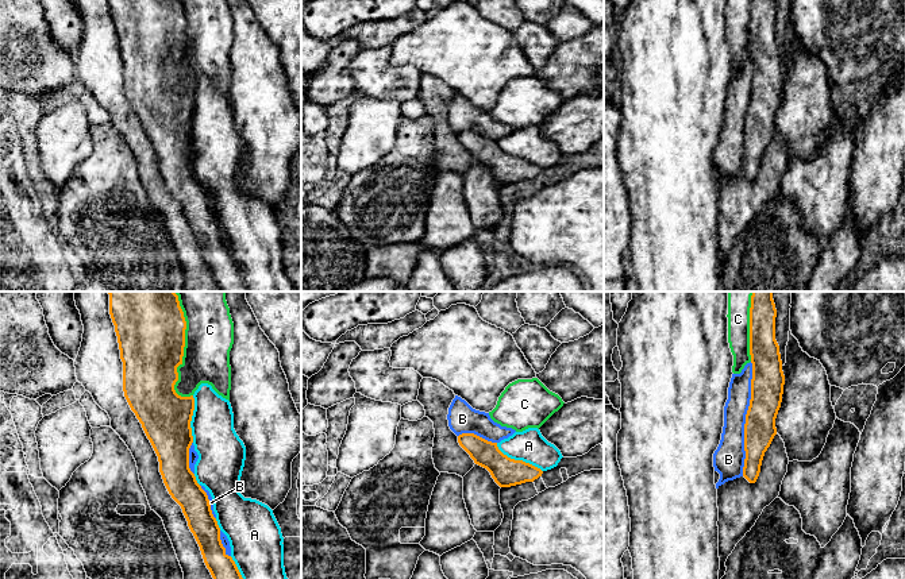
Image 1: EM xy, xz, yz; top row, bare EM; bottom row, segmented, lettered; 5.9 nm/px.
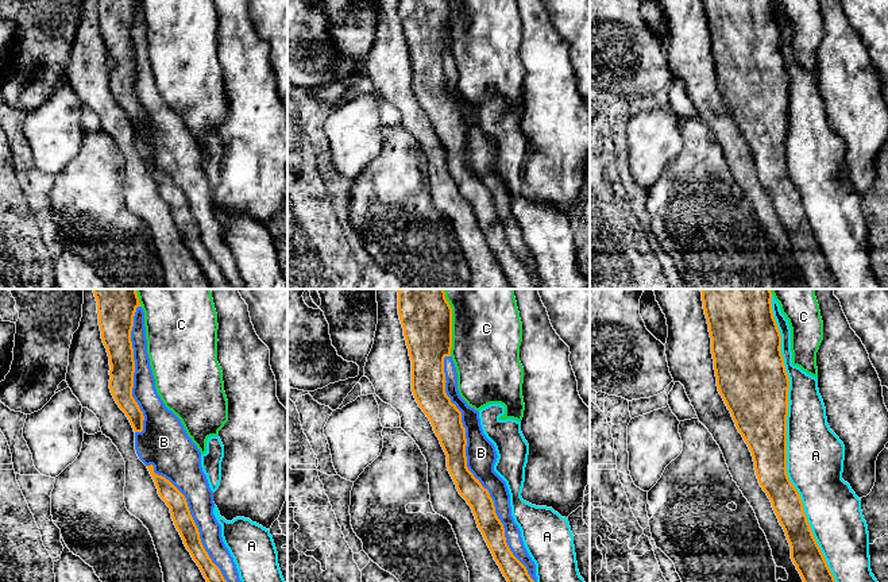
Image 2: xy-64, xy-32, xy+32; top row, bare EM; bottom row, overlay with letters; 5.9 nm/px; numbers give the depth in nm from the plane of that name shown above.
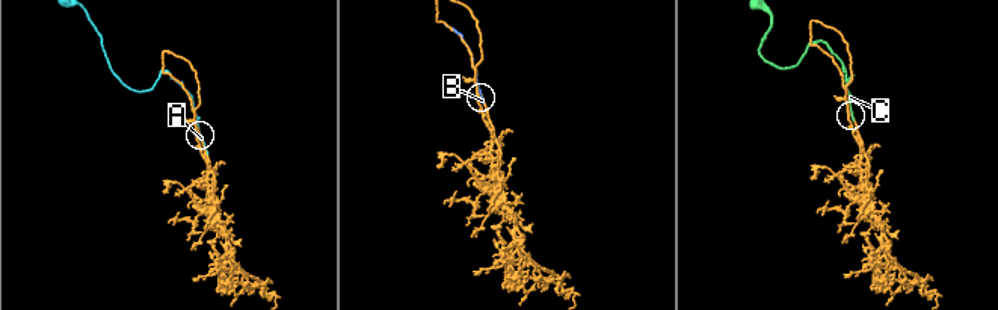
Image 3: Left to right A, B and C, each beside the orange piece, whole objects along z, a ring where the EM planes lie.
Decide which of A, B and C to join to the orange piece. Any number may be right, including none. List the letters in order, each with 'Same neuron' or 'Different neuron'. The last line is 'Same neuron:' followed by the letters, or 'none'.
A: Different neuron
B: Same neuron
C: Different neuron
Same neuron: B

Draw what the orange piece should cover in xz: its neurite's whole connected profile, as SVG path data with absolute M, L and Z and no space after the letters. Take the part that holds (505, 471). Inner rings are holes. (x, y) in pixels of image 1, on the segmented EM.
M455 395L448 408L448 426L458 436L459 445L475 464L486 468L500 487L534 482L543 471L523 460L504 455L497 444L516 431L494 422L489 413L473 409Z

